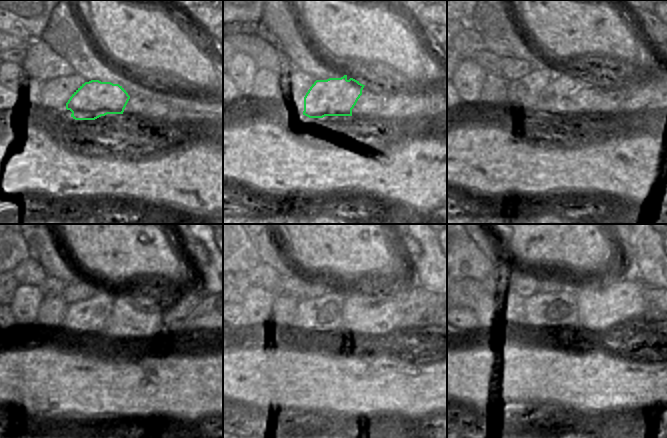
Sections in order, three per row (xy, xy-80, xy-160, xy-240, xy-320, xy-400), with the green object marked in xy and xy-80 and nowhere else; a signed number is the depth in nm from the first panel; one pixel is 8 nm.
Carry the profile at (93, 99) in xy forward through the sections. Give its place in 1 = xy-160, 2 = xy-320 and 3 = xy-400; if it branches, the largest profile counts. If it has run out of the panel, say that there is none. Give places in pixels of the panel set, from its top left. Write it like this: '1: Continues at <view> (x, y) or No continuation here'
1: Continues at xy-160 (565, 95)
2: Continues at xy-320 (360, 318)
3: Continues at xy-400 (604, 308).

